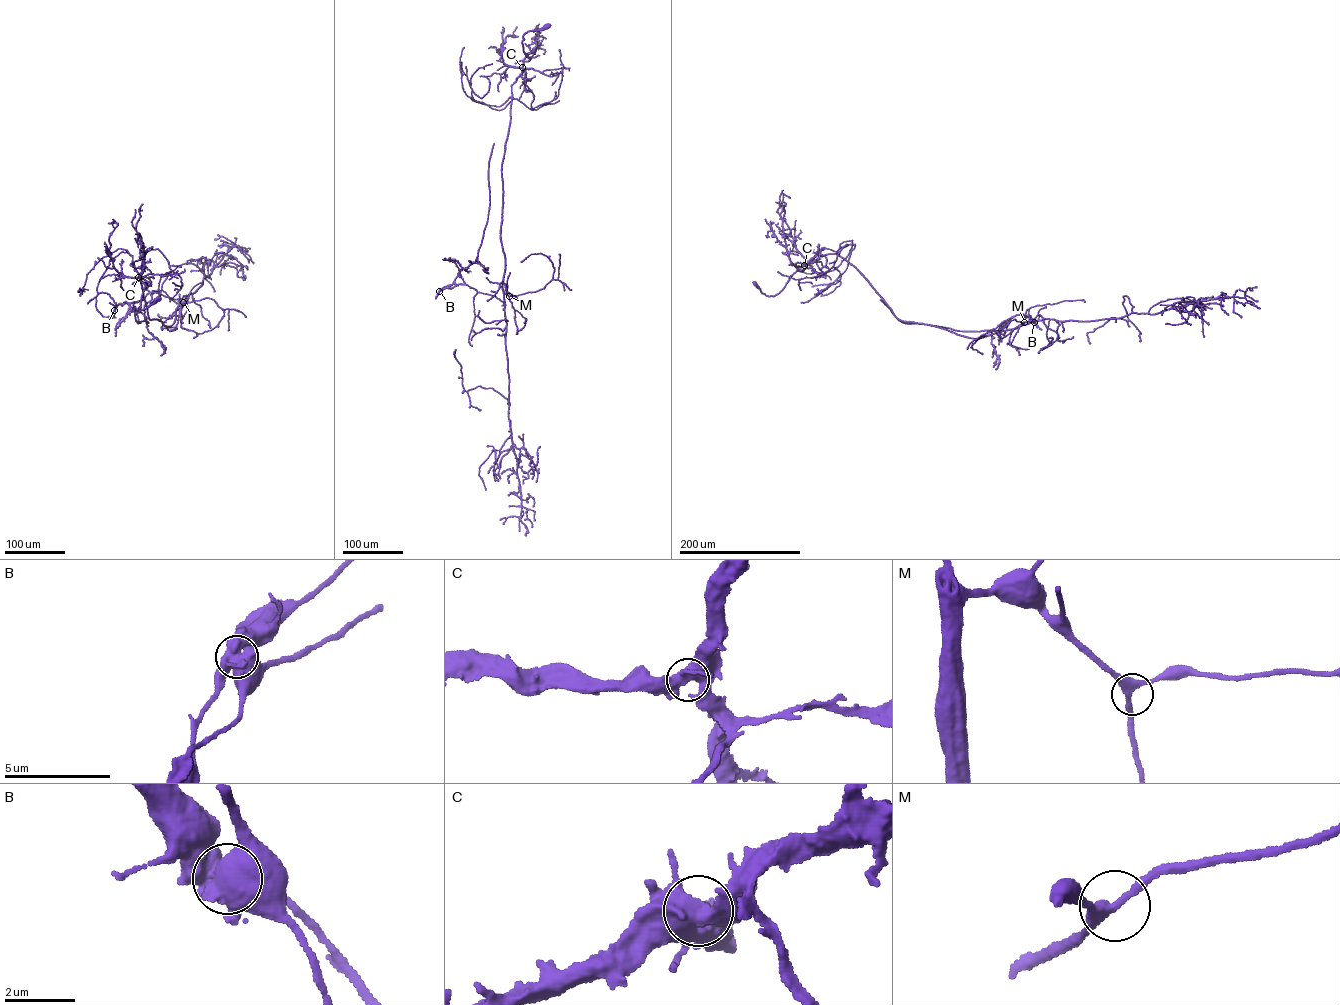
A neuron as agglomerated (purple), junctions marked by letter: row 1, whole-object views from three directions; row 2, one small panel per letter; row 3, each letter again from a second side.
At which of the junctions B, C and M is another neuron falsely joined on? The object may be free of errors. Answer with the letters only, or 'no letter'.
B

